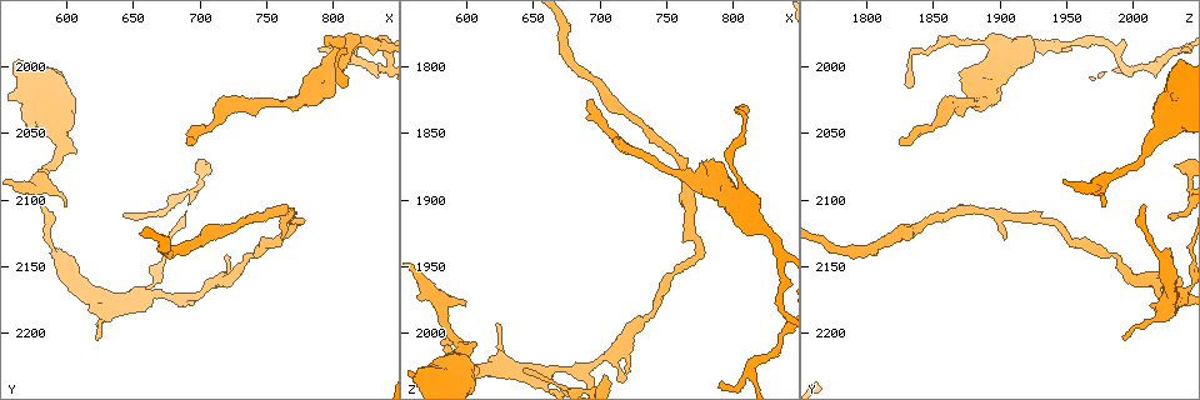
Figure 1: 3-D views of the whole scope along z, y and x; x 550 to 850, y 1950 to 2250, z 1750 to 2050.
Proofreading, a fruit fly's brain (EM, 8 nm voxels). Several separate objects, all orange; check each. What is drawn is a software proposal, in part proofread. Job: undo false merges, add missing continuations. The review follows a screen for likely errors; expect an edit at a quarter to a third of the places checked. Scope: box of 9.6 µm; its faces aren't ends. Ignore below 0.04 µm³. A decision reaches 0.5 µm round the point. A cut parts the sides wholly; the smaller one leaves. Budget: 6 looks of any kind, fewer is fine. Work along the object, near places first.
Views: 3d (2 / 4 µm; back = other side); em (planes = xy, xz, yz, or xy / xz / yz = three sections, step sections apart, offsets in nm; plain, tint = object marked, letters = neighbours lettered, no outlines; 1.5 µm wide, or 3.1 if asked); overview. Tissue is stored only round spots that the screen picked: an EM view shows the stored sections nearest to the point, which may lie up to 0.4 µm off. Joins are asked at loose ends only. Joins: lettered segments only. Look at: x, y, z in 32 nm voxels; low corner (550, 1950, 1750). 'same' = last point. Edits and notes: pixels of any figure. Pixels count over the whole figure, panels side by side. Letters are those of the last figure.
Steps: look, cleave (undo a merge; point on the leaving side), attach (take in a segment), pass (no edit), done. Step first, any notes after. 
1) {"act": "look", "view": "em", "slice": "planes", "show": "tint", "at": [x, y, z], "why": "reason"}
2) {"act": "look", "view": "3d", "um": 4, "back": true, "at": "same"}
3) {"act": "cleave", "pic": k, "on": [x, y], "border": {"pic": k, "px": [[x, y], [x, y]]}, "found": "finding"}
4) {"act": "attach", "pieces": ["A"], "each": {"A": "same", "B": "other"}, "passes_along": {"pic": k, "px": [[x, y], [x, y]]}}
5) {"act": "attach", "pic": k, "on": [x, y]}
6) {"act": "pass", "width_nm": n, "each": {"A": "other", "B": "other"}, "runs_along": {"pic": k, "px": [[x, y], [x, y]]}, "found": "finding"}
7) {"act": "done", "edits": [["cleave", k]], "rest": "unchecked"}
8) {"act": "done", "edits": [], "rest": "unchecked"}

{"act": "look", "view": "em", "slice": "planes", "show": "letters", "at": [720, 2142, 2028], "why": "tapers out"}

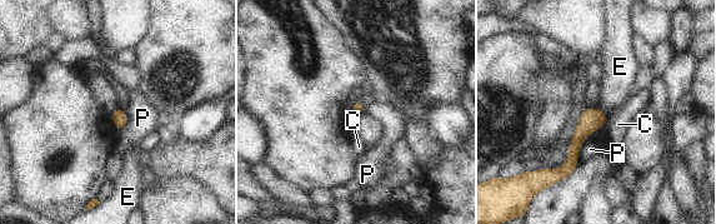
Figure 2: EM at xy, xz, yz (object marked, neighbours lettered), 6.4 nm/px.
{"act": "pass", "longest_contact_nm": ["P", 140], "each": {"C": "other", "E": "other", "P": "other"}, "border": {"pic": 2, "px": [[364, 113], [359, 117]]}, "found": "no lettered segment goes on from it"}

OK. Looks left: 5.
{"act": "look", "view": "em", "slice": "xz", "step": 4, "show": "letters", "at": [600, 2104, 1978], "why": "branch stops here"}

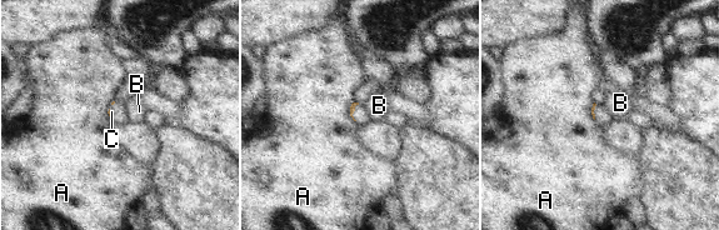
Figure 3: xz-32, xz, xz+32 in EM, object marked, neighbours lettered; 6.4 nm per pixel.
{"act": "look", "view": "em", "slice": "planes", "show": "letters", "at": "same", "why": "another direction"}

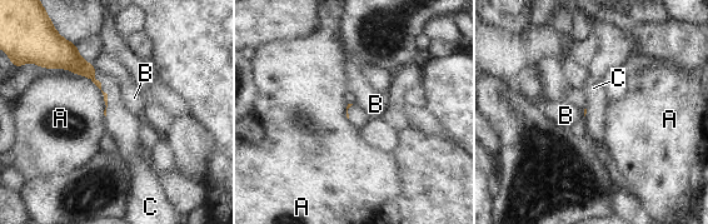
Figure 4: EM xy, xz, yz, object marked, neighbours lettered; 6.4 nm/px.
{"act": "attach", "pieces": ["C"], "each": {"A": "other", "B": "other", "C": "same"}, "found": "the neuron continues"}

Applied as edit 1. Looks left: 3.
{"act": "look", "view": "em", "slice": "planes", "show": "letters", "at": [692, 2058, 1826], "why": "long arm stops here"}

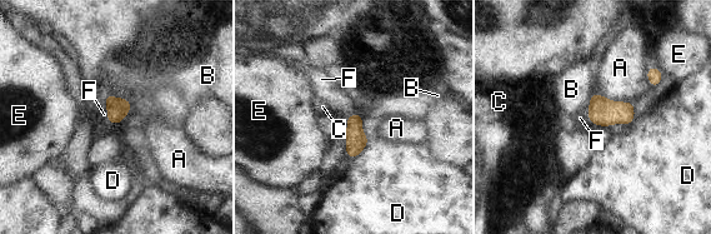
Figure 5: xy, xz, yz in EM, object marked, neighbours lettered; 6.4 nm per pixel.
{"act": "attach", "pieces": ["F"], "each": {"A": "other", "B": "other", "C": "other", "D": "other", "E": "other", "F": "same"}, "passes_along": {"pic": 5, "px": [[602, 111], [589, 115], [580, 118]]}, "found": "it goes on there"}

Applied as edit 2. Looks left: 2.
{"act": "done", "edits": [["attach", 4], ["attach", 5]], "rest": "unchecked"}

